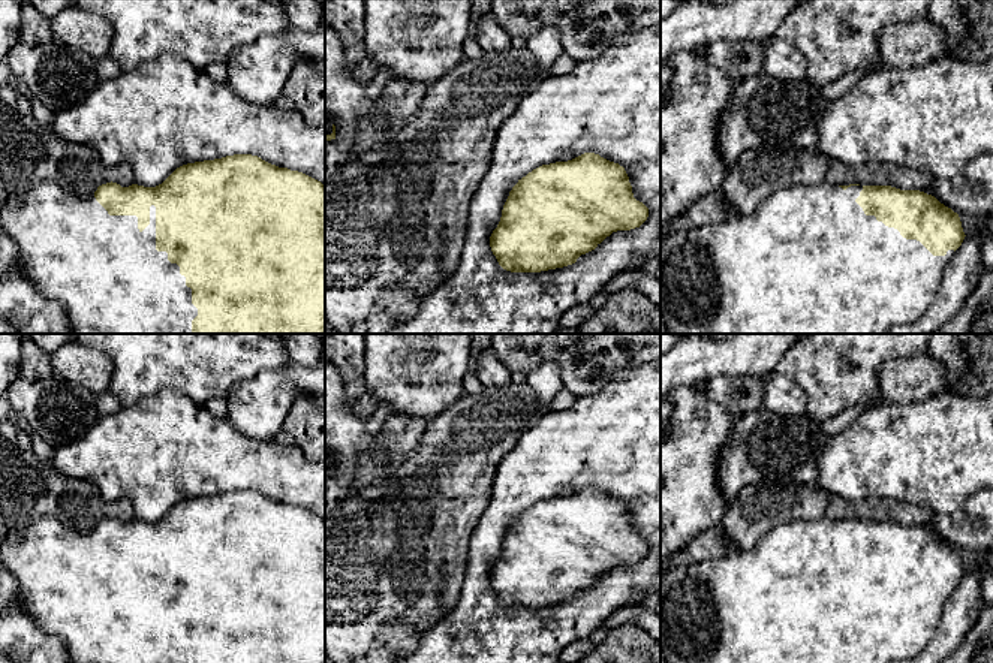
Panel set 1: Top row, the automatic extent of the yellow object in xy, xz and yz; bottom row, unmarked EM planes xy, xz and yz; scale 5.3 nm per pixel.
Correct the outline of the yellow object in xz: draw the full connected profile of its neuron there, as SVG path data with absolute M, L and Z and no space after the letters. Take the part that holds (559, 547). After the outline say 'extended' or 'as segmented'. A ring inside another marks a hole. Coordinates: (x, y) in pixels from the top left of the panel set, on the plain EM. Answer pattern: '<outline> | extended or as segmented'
M584 488L568 497L542 500L509 527L490 582L499 600L511 608L541 608L577 597L617 566L640 563L649 543L637 536L623 501Z | as segmented

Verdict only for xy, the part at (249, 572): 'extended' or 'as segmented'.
extended

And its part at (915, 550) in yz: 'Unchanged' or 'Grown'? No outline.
Grown

